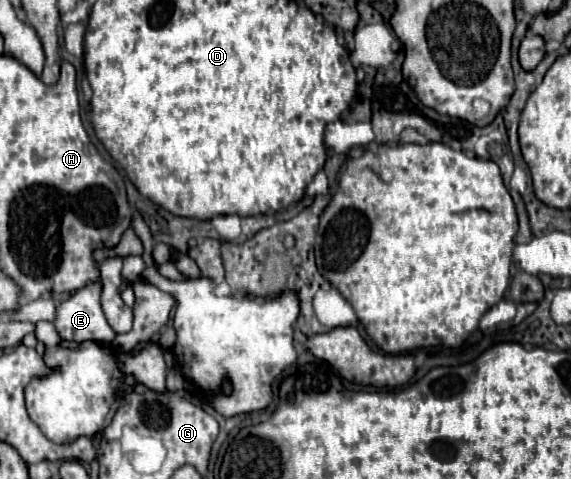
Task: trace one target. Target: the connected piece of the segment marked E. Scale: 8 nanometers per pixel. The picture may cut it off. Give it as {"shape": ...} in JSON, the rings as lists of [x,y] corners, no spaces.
{"shape":[[[90,283],[58,305],[54,325],[63,340],[78,343],[96,341],[104,345],[112,343],[116,333],[102,313],[100,291],[100,283]]]}

